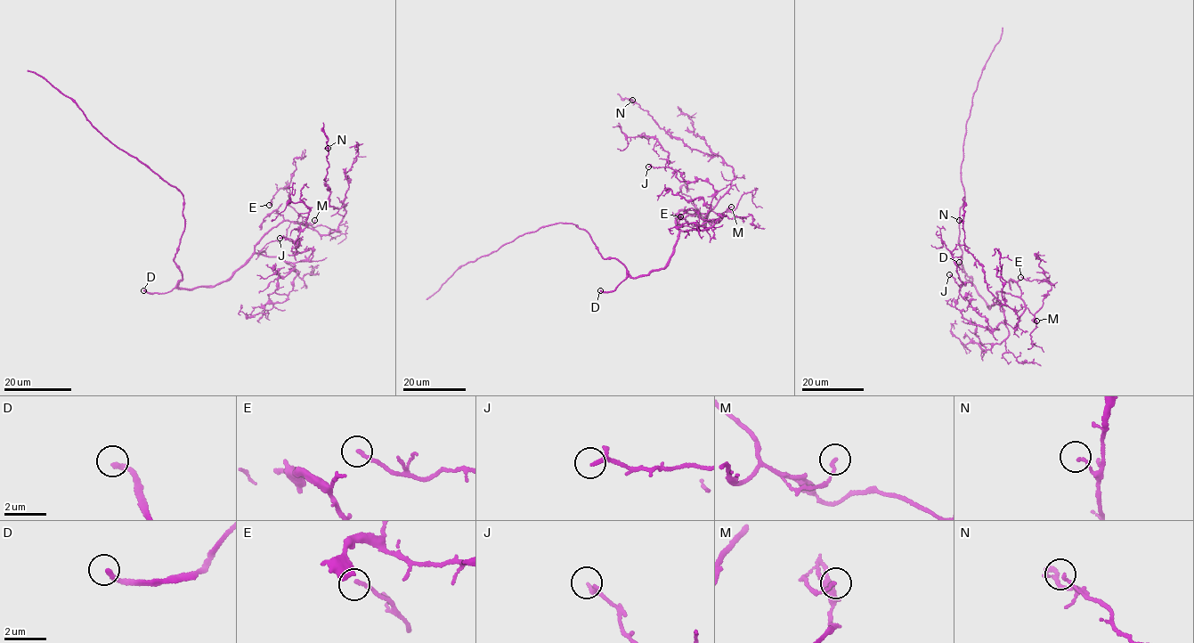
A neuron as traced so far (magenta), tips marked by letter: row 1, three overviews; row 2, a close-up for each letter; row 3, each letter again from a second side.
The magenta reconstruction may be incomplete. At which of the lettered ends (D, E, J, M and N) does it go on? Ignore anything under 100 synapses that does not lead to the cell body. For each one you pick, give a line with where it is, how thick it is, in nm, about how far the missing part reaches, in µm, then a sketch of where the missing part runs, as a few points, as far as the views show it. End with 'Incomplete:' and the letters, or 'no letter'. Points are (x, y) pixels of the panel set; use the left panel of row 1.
D: Place: (143, 290). Thickness 200 nm. Missing length about 20 µm. Course of what is missing: (143, 290), (142, 294), (123, 298), (110, 319)
Incomplete: D

